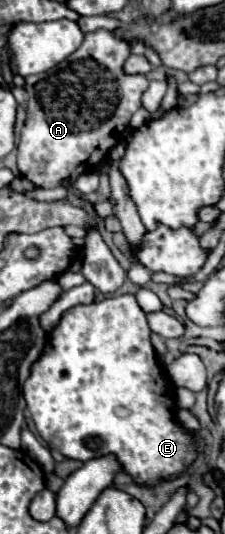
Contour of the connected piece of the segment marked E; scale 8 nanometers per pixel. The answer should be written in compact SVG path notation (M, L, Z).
M133 294L71 308L47 338L49 342L41 358L33 364L23 394L37 430L51 450L81 462L117 454L123 468L133 474L135 482L145 486L153 486L161 478L183 472L183 468L195 460L197 438L187 434L173 418L175 398L169 392L169 376L157 362L145 312L139 308Z

